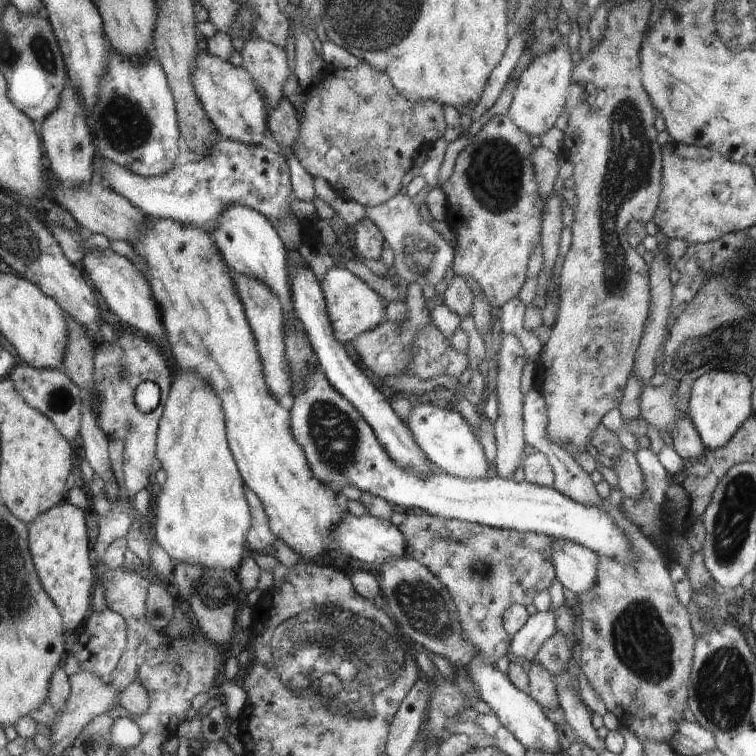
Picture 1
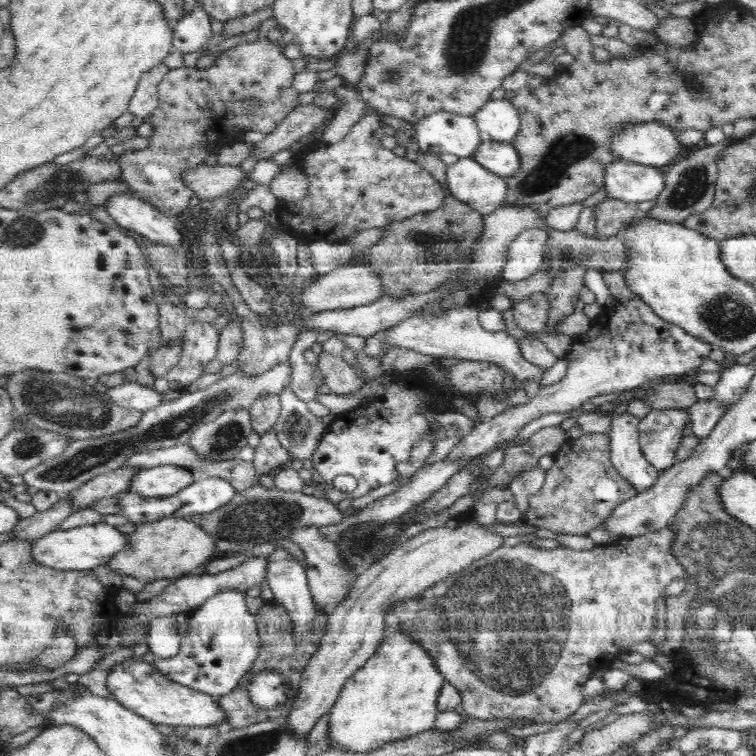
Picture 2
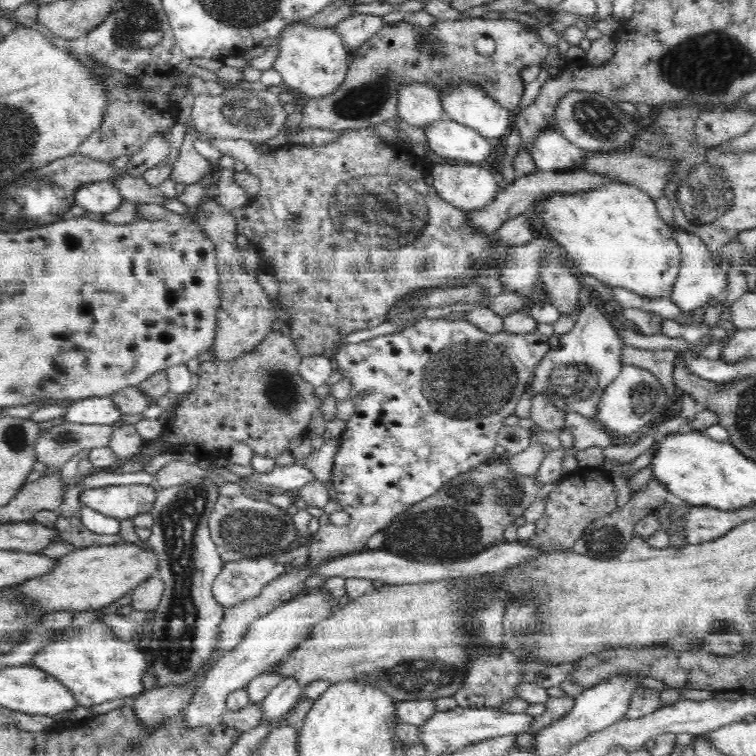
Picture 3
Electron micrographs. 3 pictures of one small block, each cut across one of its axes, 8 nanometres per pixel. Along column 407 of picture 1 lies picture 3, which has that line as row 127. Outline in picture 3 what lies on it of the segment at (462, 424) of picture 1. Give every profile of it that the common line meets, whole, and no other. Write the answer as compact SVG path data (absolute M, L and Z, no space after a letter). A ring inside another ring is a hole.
M404 83L397 90L397 116L412 125L426 130L430 124L447 118L441 107L439 92L426 83Z

